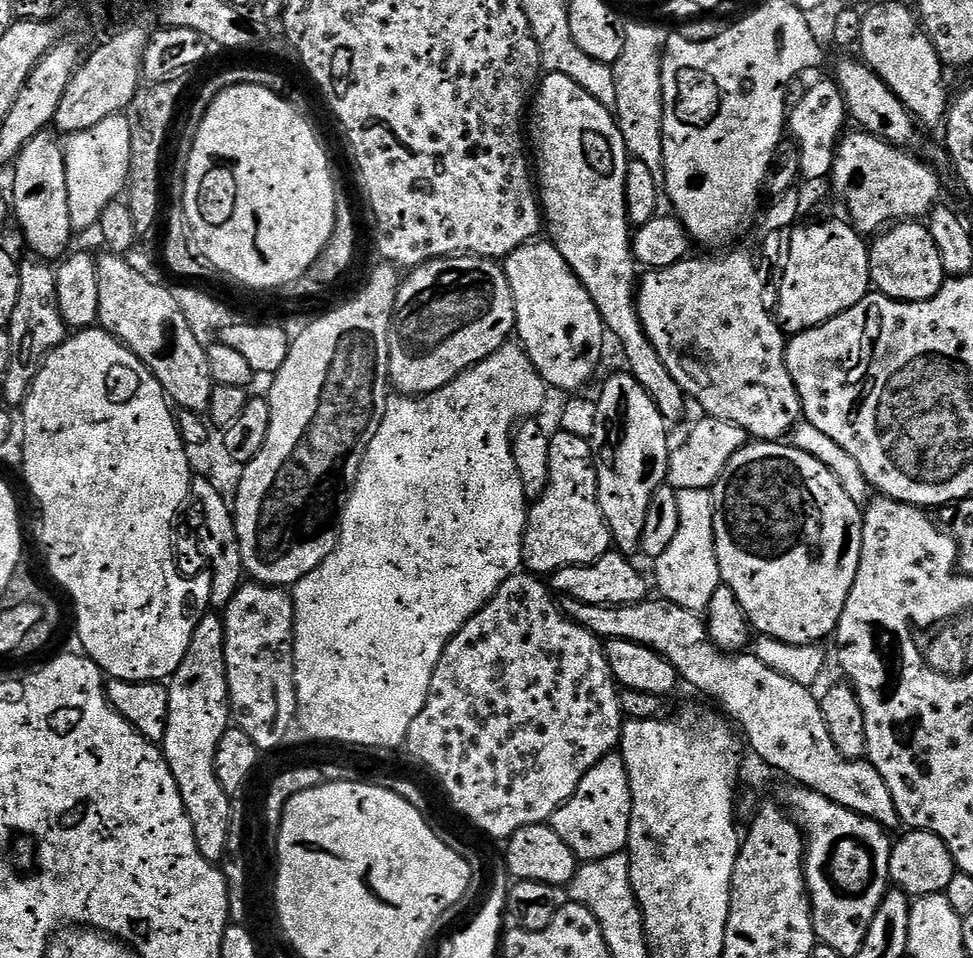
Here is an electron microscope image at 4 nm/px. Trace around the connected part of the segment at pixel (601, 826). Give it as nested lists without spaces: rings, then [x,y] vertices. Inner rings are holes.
[[[619,754],[604,756],[582,778],[578,790],[552,815],[550,827],[570,846],[577,861],[587,862],[610,858],[624,852],[632,837],[632,791],[630,778]]]

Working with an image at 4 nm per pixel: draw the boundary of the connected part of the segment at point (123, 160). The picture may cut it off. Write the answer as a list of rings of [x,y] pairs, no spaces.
[[[121,114],[102,118],[98,126],[90,126],[90,130],[73,132],[64,144],[64,161],[66,162],[66,202],[70,202],[70,222],[77,233],[87,228],[95,229],[100,223],[102,212],[106,206],[117,203],[116,196],[125,191],[130,174],[130,122],[127,115]]]

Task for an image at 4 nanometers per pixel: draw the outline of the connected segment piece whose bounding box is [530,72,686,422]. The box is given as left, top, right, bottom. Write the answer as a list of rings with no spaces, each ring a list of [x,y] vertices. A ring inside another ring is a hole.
[[[547,73],[539,81],[538,87],[534,92],[534,103],[530,108],[530,144],[536,147],[536,156],[534,152],[534,172],[538,177],[538,199],[542,209],[542,220],[546,225],[547,239],[556,247],[558,254],[562,254],[562,258],[566,258],[566,262],[570,266],[570,270],[582,282],[582,286],[590,294],[590,298],[594,302],[594,306],[598,306],[600,317],[604,319],[605,329],[609,333],[616,335],[618,343],[624,347],[624,360],[627,371],[632,373],[632,376],[644,390],[646,394],[650,394],[650,398],[654,398],[654,402],[658,406],[658,410],[663,414],[664,419],[669,422],[675,422],[680,416],[680,411],[684,408],[686,397],[678,386],[678,382],[674,382],[673,376],[670,375],[670,370],[666,370],[666,362],[662,362],[662,358],[658,358],[658,350],[654,350],[654,346],[650,342],[650,338],[644,333],[644,327],[640,321],[640,315],[636,309],[636,294],[638,291],[638,265],[636,263],[635,255],[632,251],[632,238],[634,235],[633,229],[628,222],[628,211],[626,210],[626,176],[628,174],[628,147],[620,133],[620,127],[616,125],[616,117],[606,106],[602,106],[602,102],[598,102],[590,94],[586,94],[586,90],[582,90],[582,86],[578,86],[578,82],[574,82],[574,78],[566,78],[566,74]]]

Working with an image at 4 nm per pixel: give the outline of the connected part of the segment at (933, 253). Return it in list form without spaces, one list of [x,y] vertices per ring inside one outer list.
[[[916,220],[896,222],[873,240],[876,241],[871,241],[868,261],[875,291],[891,300],[932,300],[934,294],[938,294],[946,273],[927,223]]]

